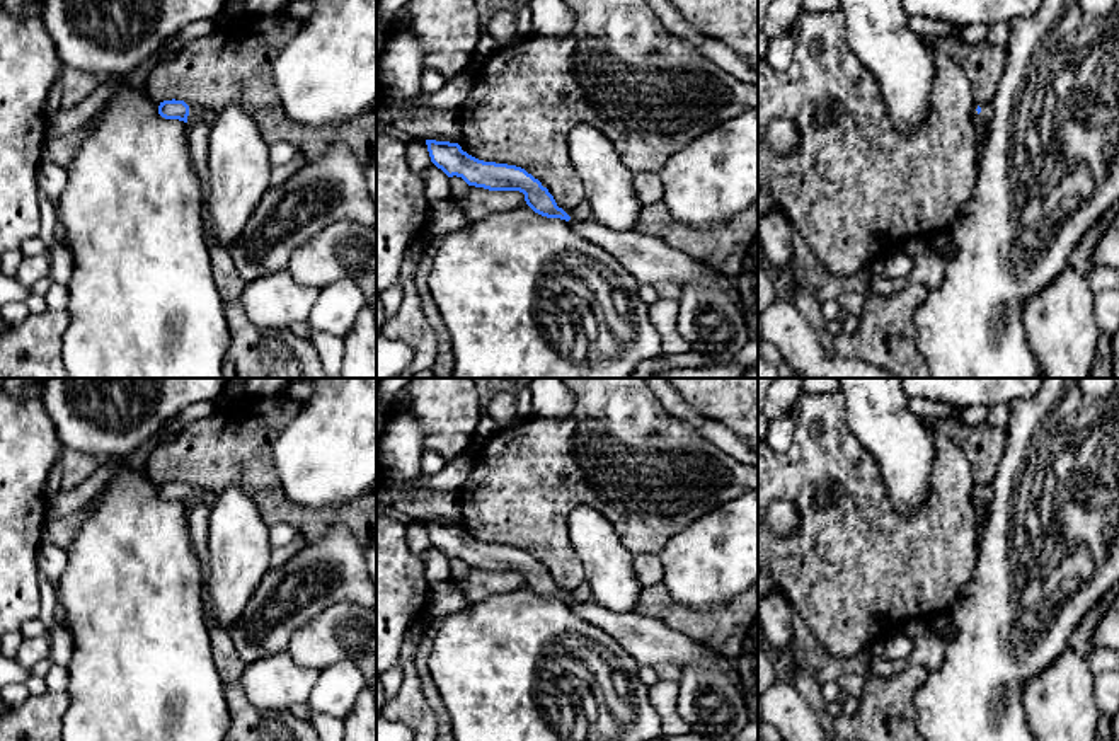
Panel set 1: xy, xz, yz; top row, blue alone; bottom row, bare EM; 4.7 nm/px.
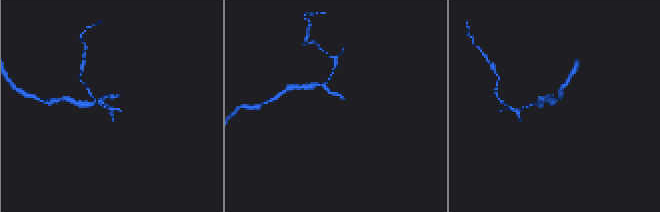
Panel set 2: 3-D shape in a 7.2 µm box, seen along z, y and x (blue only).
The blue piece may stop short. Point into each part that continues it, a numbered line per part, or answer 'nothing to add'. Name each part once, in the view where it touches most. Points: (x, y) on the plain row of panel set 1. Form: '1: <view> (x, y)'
1: xy (196, 494)

